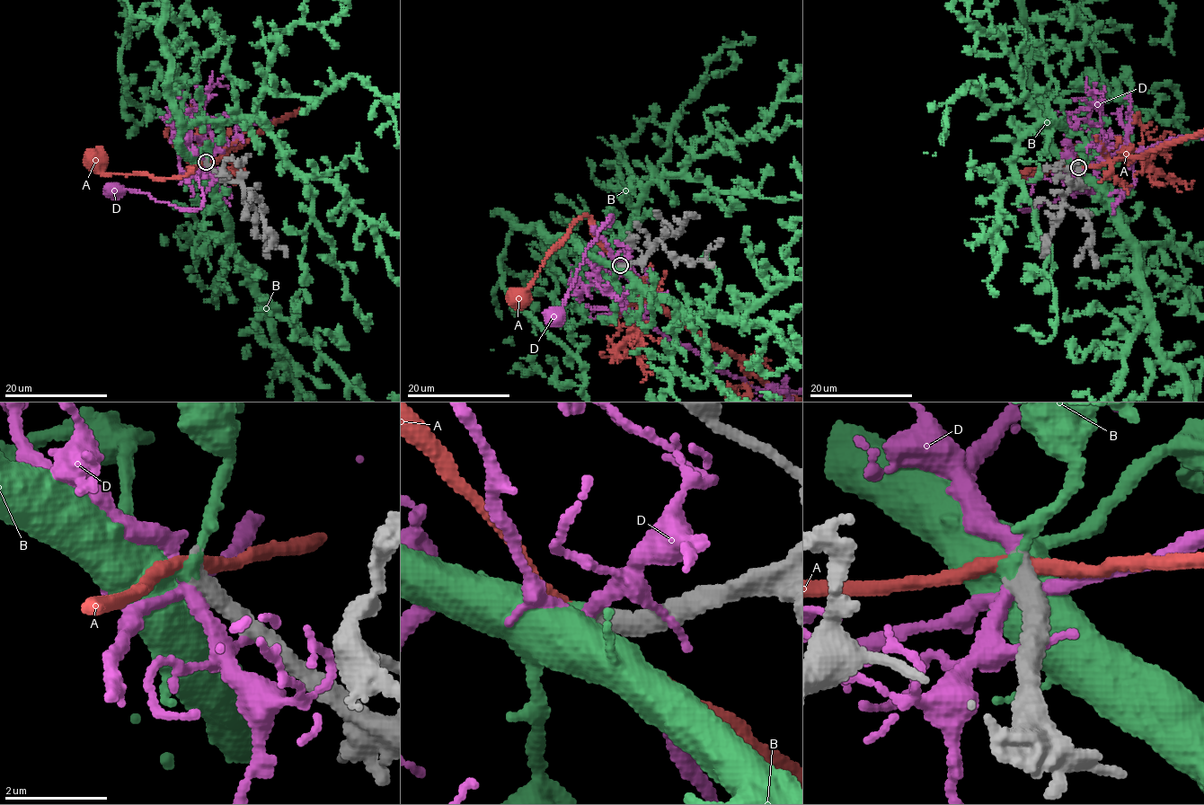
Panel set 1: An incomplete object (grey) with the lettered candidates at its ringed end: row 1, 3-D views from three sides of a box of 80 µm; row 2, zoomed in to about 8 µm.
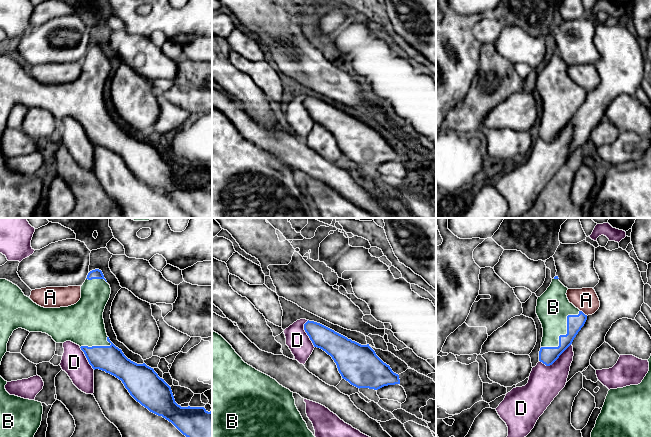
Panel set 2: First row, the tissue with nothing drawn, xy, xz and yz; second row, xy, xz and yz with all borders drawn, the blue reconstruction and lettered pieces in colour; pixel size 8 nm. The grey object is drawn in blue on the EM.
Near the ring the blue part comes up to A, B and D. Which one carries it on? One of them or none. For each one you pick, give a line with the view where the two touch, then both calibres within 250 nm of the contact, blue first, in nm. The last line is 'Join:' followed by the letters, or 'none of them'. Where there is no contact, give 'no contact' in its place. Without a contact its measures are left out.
B: contact in yz; calibres 140 and 260 nm
Join: B

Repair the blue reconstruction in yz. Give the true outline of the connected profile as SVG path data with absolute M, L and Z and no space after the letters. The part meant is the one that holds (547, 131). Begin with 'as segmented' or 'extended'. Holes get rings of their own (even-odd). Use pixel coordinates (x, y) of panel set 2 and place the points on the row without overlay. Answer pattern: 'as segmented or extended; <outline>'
extended; M555 52L547 66L537 75L536 90L543 104L539 137L546 142L552 141L572 120L587 96L587 91L569 78L567 66L568 64L559 57L558 52Z

